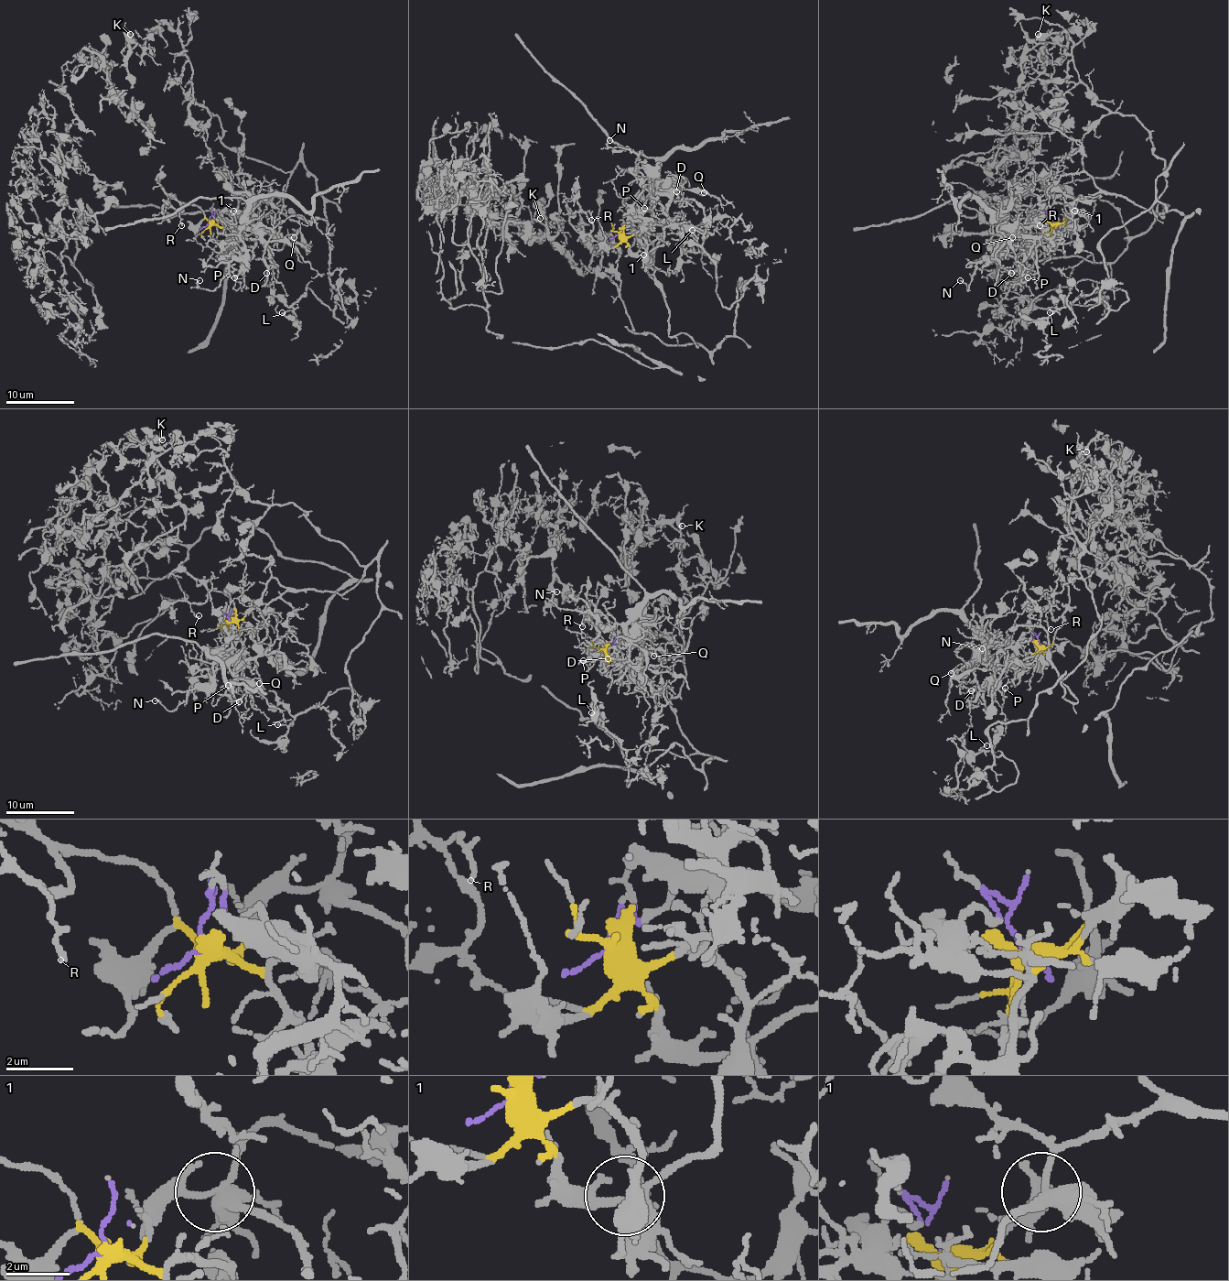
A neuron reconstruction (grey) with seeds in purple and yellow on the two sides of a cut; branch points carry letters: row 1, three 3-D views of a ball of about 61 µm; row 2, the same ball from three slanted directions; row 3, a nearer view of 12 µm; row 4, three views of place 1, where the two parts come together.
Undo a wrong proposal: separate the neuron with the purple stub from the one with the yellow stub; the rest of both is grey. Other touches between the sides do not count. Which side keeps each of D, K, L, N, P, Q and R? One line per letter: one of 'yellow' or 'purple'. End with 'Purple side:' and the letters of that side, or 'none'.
D: purple
K: yellow
L: yellow
N: purple
P: purple
Q: purple
R: yellow
Purple side: D, N, P, Q

